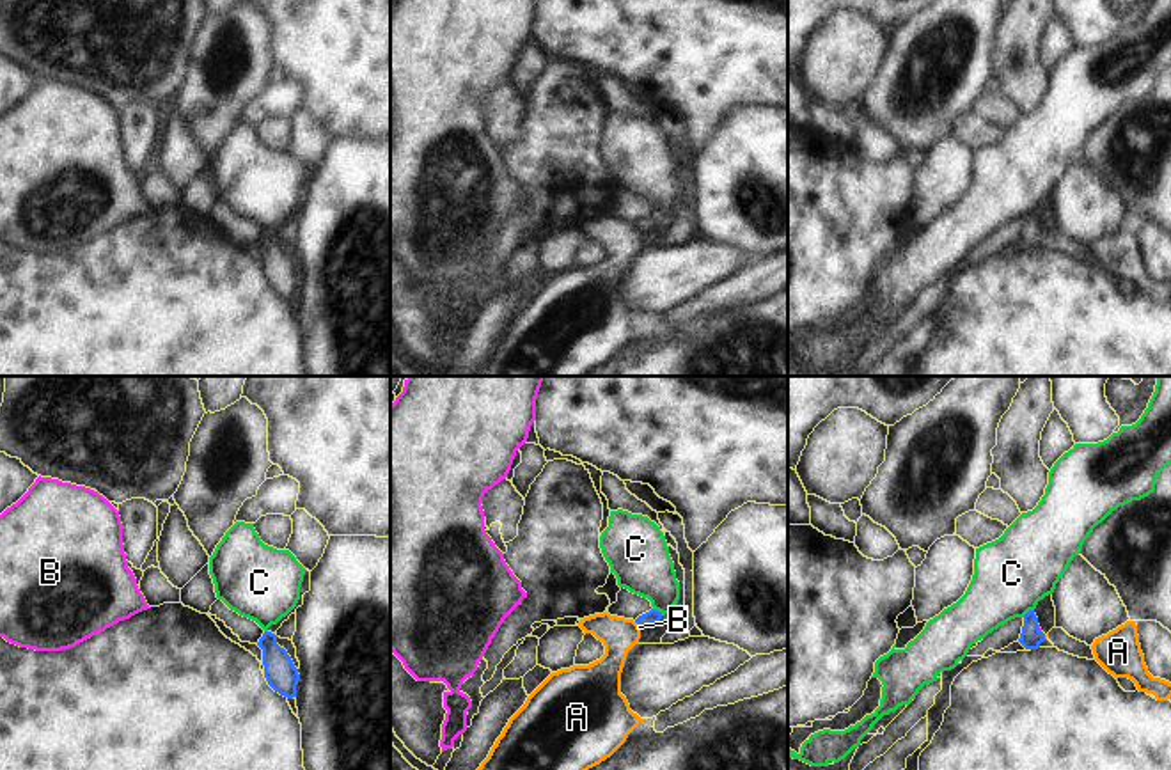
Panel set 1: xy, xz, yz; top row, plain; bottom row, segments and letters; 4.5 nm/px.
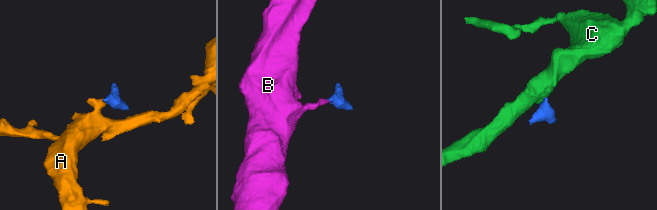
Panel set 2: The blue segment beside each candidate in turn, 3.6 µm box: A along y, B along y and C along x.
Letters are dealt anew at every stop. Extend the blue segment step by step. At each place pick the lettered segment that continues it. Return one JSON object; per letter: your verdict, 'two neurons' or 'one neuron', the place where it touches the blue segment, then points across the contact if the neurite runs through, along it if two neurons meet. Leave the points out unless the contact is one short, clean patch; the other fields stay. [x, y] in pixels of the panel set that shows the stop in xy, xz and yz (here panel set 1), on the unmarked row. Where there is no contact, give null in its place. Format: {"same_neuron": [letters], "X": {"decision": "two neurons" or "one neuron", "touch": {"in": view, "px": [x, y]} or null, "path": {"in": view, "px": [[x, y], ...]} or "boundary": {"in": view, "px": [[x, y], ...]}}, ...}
{"same_neuron": ["B"], "A": {"decision": "two neurons", "touch": {"in": "xz", "px": [637, 226]}, "boundary": {"in": "xz", "px": [[634, 224], [639, 227]]}}, "B": {"decision": "one neuron", "touch": {"in": "xz", "px": [643, 227]}, "path": {"in": "xz", "px": [[650, 220], [643, 227], [639, 229]]}}, "C": {"decision": "two neurons", "touch": {"in": "xz", "px": [657, 213]}, "boundary": {"in": "xz", "px": [[652, 212], [662, 217]]}}}

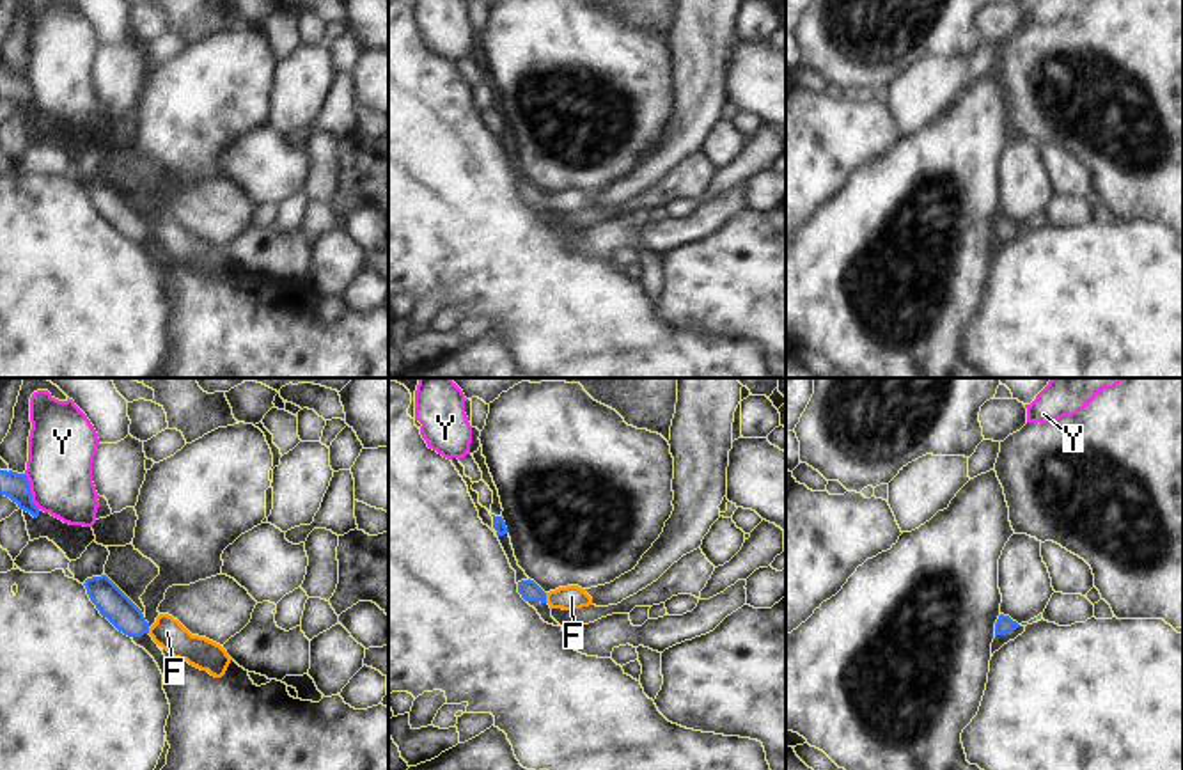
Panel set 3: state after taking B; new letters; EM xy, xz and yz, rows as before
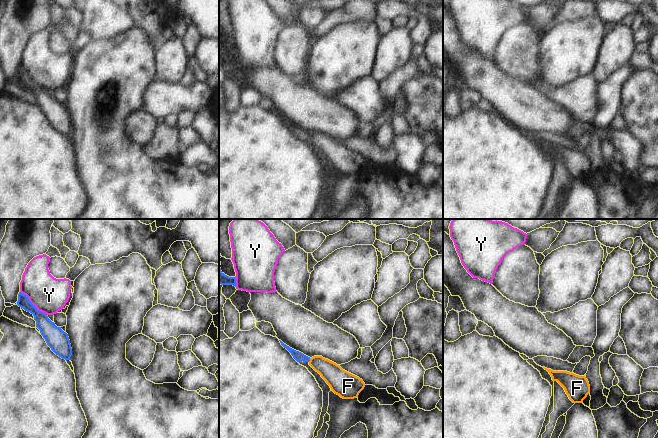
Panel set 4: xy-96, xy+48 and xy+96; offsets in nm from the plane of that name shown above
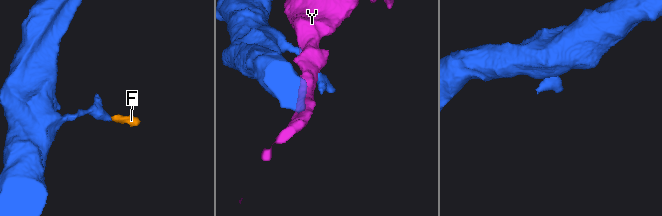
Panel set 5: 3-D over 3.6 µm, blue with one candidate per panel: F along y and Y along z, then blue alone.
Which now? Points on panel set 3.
{"same_neuron": ["F"], "F": {"decision": "one neuron", "touch": {"in": "xz", "px": [545, 201]}, "path": {"in": "xz", "px": [[529, 192], [545, 201], [571, 199]]}}, "Y": {"decision": "two neurons", "touch": {"in": "xy", "px": [29, 94]}, "boundary": {"in": "xy", "px": [[23, 77], [31, 102], [39, 110]]}}}

